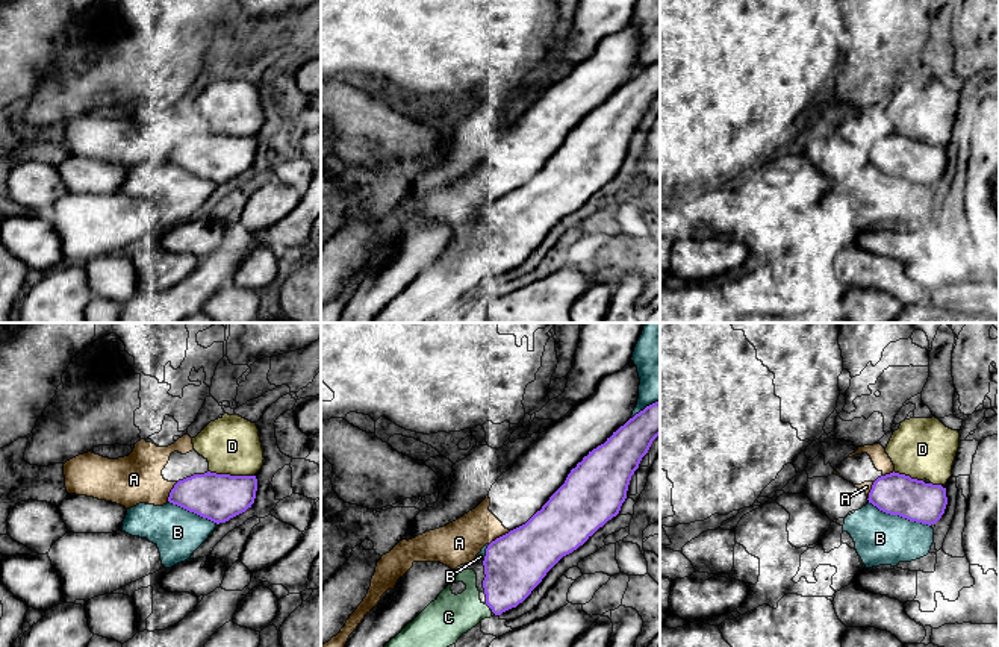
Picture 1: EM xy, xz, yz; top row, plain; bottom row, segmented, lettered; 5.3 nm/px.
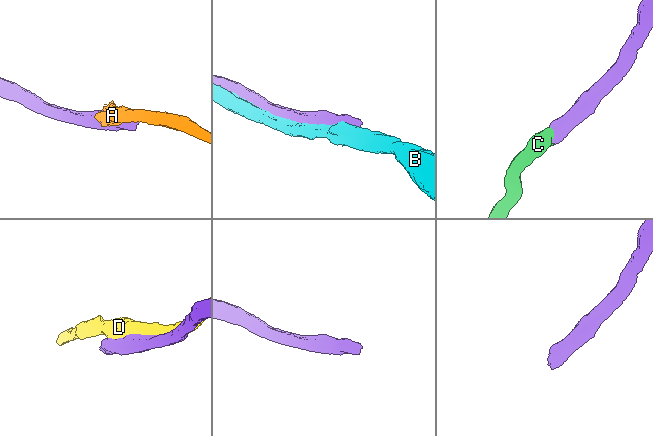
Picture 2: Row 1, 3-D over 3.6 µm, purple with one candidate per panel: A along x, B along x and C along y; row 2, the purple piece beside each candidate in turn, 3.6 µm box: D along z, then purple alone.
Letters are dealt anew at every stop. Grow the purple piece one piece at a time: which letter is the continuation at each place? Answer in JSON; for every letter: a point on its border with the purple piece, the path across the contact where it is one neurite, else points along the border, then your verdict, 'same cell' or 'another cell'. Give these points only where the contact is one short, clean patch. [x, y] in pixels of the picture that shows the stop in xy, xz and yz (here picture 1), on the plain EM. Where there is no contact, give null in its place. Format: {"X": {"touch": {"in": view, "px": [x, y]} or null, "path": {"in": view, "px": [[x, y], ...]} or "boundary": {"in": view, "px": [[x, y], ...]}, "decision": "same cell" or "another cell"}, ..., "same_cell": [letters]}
{"A": {"touch": {"in": "xz", "px": [500, 197]}, "decision": "another cell"}, "B": {"touch": {"in": "yz", "px": [899, 176]}, "decision": "another cell"}, "C": {"touch": {"in": "xz", "px": [489, 267]}, "decision": "same cell"}, "D": {"touch": {"in": "xy", "px": [232, 137]}, "decision": "another cell"}, "same_cell": ["C"]}

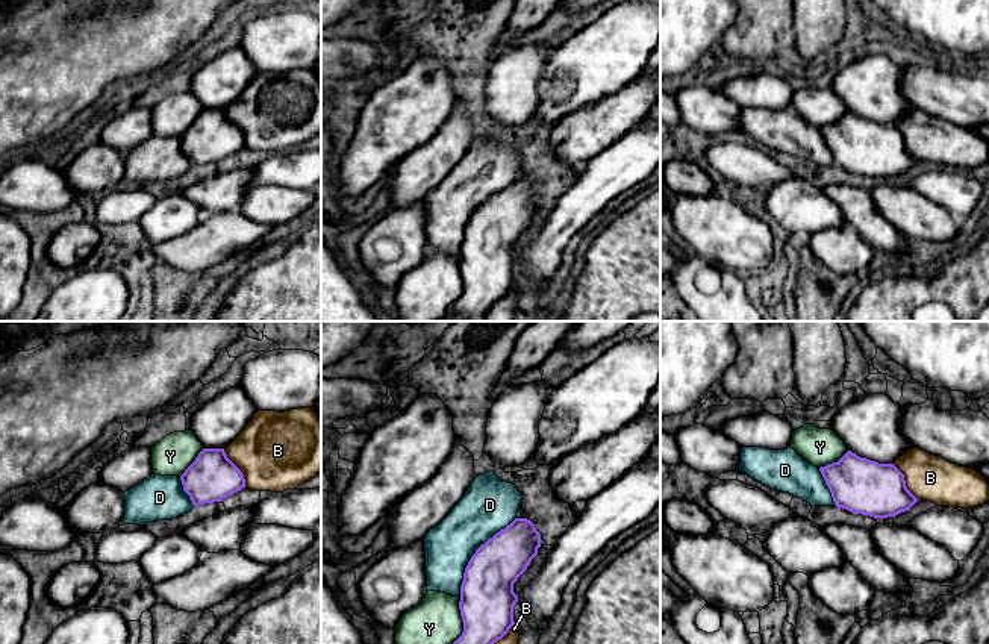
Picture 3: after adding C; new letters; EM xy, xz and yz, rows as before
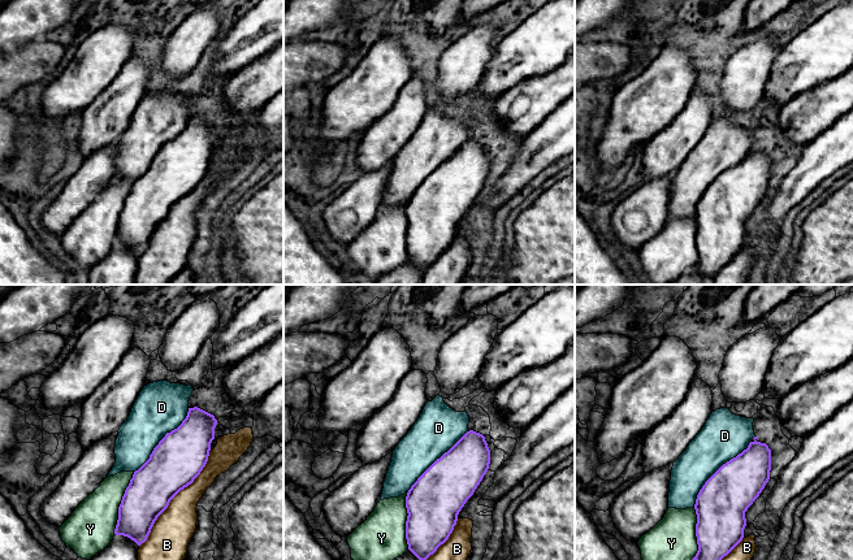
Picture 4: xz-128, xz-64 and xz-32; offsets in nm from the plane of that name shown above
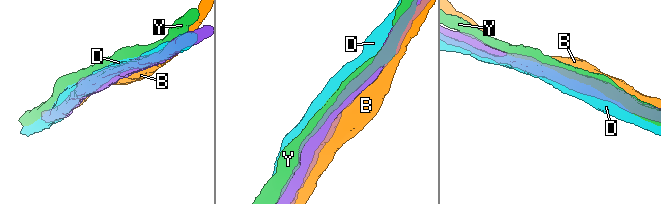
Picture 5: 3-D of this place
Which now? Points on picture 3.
{"B": {"touch": {"in": "xy", "px": [238, 129]}, "decision": "another cell"}, "D": {"touch": {"in": "xz", "px": [474, 214]}, "decision": "another cell"}, "Y": {"touch": {"in": "xz", "px": [464, 284]}, "decision": "another cell"}, "same_cell": []}

